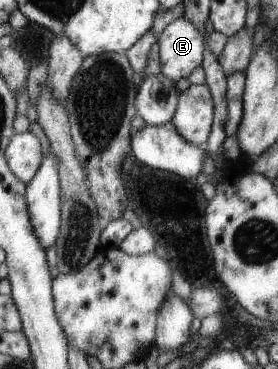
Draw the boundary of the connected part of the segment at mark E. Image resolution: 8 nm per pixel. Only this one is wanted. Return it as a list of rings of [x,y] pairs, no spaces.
[[[186,18],[173,20],[157,38],[160,73],[169,80],[186,78],[203,62],[206,34]]]

